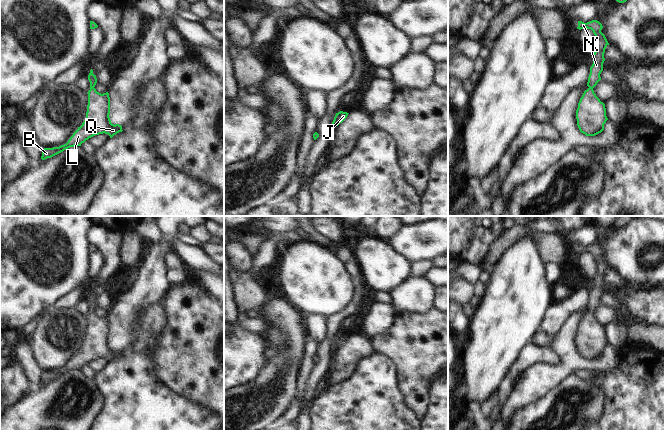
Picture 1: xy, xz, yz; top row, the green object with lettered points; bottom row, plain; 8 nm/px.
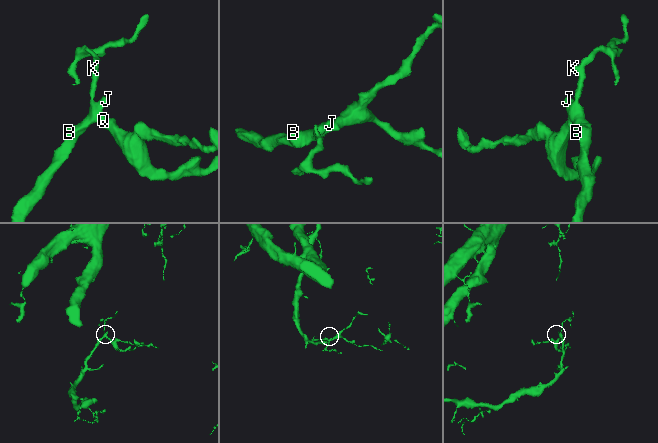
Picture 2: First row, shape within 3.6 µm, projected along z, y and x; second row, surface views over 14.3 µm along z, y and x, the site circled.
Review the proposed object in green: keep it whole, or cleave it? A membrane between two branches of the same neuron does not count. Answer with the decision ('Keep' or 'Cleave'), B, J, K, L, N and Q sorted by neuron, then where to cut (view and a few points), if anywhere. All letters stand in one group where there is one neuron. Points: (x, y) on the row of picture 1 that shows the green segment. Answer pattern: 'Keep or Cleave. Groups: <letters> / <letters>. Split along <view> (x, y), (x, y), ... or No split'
Keep. Groups: B J K L N Q. No split.

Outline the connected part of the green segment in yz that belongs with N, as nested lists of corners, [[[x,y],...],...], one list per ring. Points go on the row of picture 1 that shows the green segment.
[[[592,20],[590,22],[584,23],[582,21],[578,21],[577,29],[581,30],[583,28],[591,29],[596,37],[597,41],[597,49],[592,55],[593,64],[590,67],[590,74],[588,77],[587,86],[589,87],[587,90],[584,91],[580,101],[578,103],[578,108],[576,110],[576,119],[577,119],[577,126],[581,133],[585,134],[586,136],[595,136],[601,133],[604,130],[604,124],[608,120],[606,116],[606,108],[605,104],[600,101],[600,99],[594,93],[593,88],[597,85],[597,83],[601,80],[600,74],[603,71],[603,63],[605,61],[604,53],[606,47],[609,45],[605,35],[601,32],[603,26],[597,20]]]

